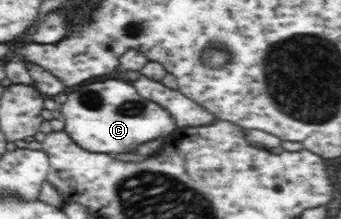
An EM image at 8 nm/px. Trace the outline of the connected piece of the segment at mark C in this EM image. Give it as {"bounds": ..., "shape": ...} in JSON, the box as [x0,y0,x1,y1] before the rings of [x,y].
{"bounds":[60,79,177,153],"shape":[[[109,79],[103,83],[89,83],[73,87],[60,108],[64,131],[82,149],[94,153],[127,153],[139,145],[158,137],[169,137],[177,128],[170,112],[154,100],[143,98],[133,85]]]}

